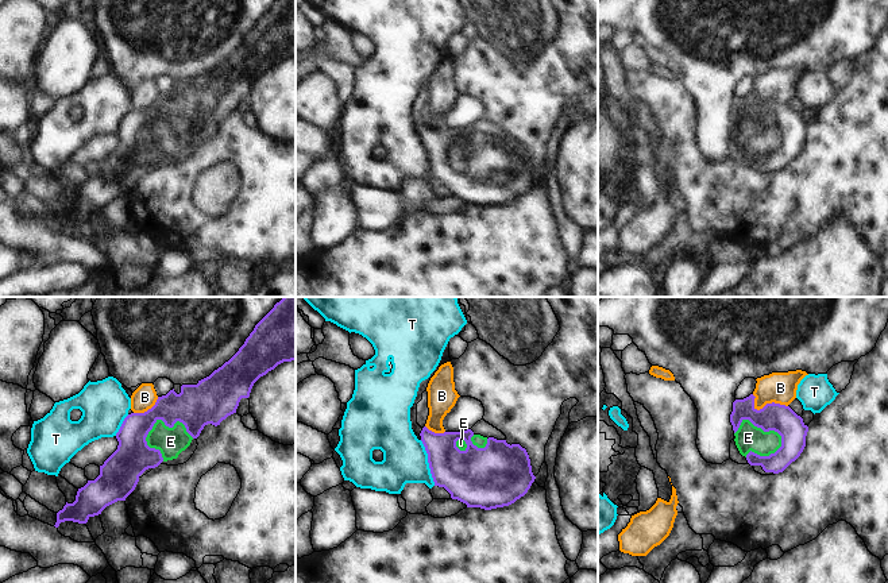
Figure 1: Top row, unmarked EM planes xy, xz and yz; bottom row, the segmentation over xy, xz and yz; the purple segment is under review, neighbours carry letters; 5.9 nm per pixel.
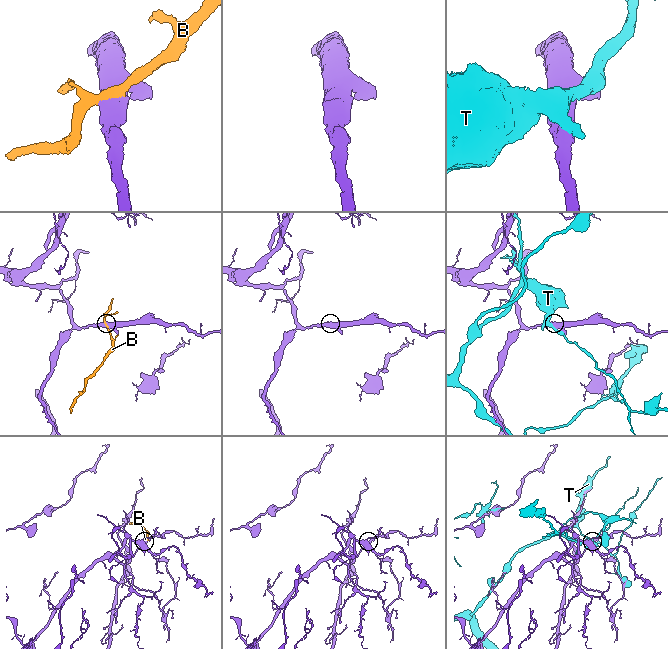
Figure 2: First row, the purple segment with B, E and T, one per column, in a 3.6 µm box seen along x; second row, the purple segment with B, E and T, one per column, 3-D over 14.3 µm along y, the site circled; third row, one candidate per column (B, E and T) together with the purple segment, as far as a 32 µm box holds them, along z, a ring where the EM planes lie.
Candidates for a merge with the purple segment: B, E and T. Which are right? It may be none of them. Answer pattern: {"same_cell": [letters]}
{"same_cell": ["E"]}

